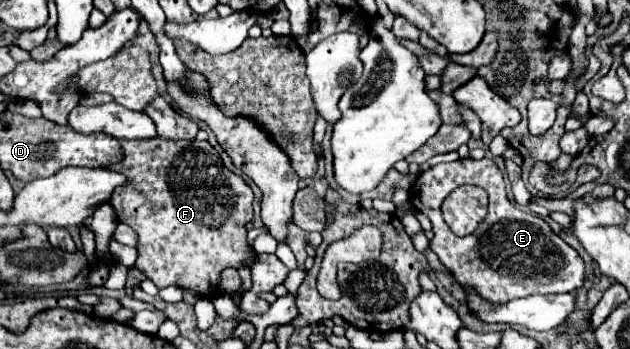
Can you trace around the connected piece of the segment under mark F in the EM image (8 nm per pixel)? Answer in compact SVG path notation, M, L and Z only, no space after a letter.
M156 137L154 141L120 141L122 143L122 149L124 149L124 159L118 163L118 165L110 165L110 169L114 171L120 171L124 173L126 177L130 177L130 185L128 187L122 187L122 189L116 189L112 199L110 199L110 205L114 207L116 215L118 215L118 221L120 223L126 223L130 225L136 235L138 235L138 261L136 261L136 267L140 271L146 273L146 277L158 287L158 289L164 289L164 287L180 287L180 289L192 289L194 293L206 297L206 299L212 299L216 295L220 295L220 273L226 269L226 267L242 267L242 265L248 265L252 267L254 261L256 261L256 255L248 243L248 237L246 237L246 223L252 219L252 189L244 183L242 177L234 175L232 171L228 171L224 165L222 165L222 159L218 155L218 151L208 143L208 141L198 141L198 149L190 149L186 141L166 141L162 137Z

